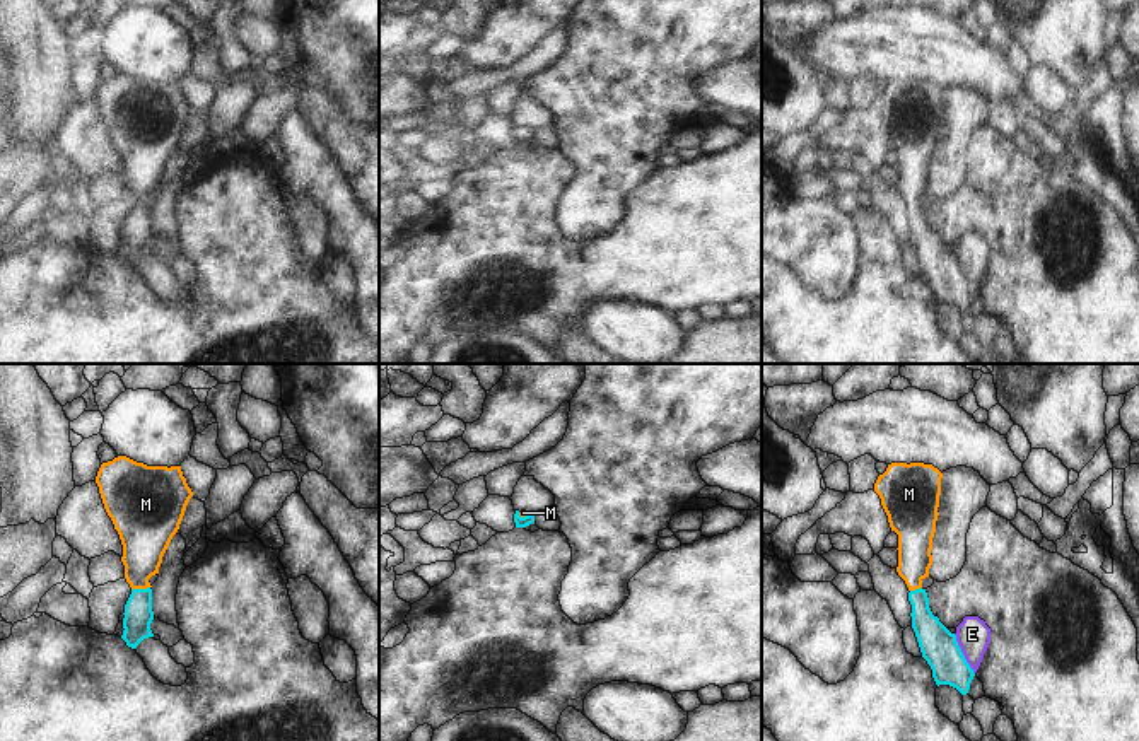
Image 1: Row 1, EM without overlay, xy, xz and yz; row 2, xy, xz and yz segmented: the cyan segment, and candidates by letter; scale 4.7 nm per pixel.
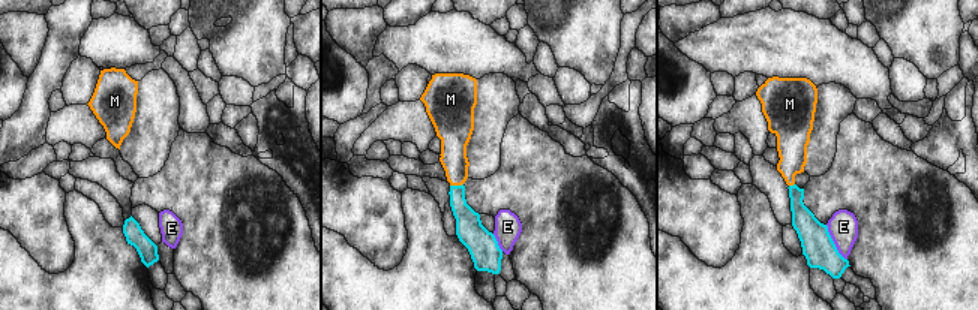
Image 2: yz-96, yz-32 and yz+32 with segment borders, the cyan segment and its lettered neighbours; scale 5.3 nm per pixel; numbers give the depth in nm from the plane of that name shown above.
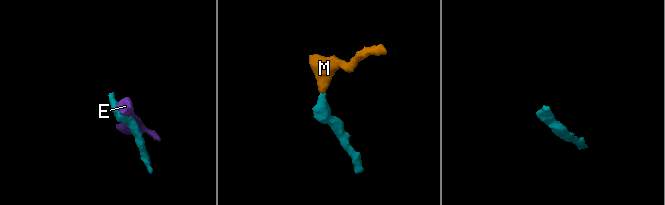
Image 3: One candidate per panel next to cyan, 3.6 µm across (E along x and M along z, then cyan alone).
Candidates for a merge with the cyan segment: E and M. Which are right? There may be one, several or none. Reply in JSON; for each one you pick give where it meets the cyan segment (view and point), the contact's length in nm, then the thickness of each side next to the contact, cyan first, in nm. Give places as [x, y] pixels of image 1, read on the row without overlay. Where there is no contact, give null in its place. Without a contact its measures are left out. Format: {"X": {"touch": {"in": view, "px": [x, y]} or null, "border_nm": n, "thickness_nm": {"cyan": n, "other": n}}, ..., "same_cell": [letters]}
{"M": {"touch": {"in": "xy", "px": [140, 207]}, "border_nm": 90, "thickness_nm": {"cyan": 140, "other": 220}}, "same_cell": ["M"]}

